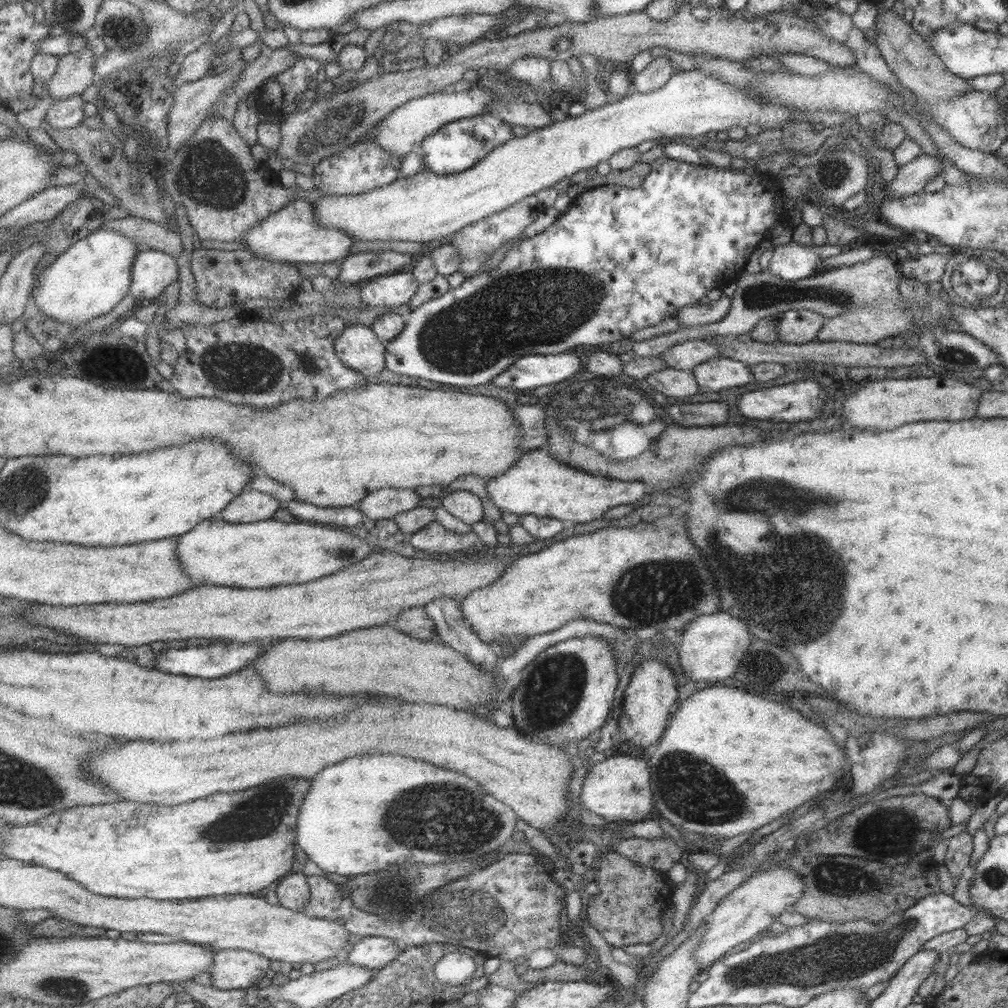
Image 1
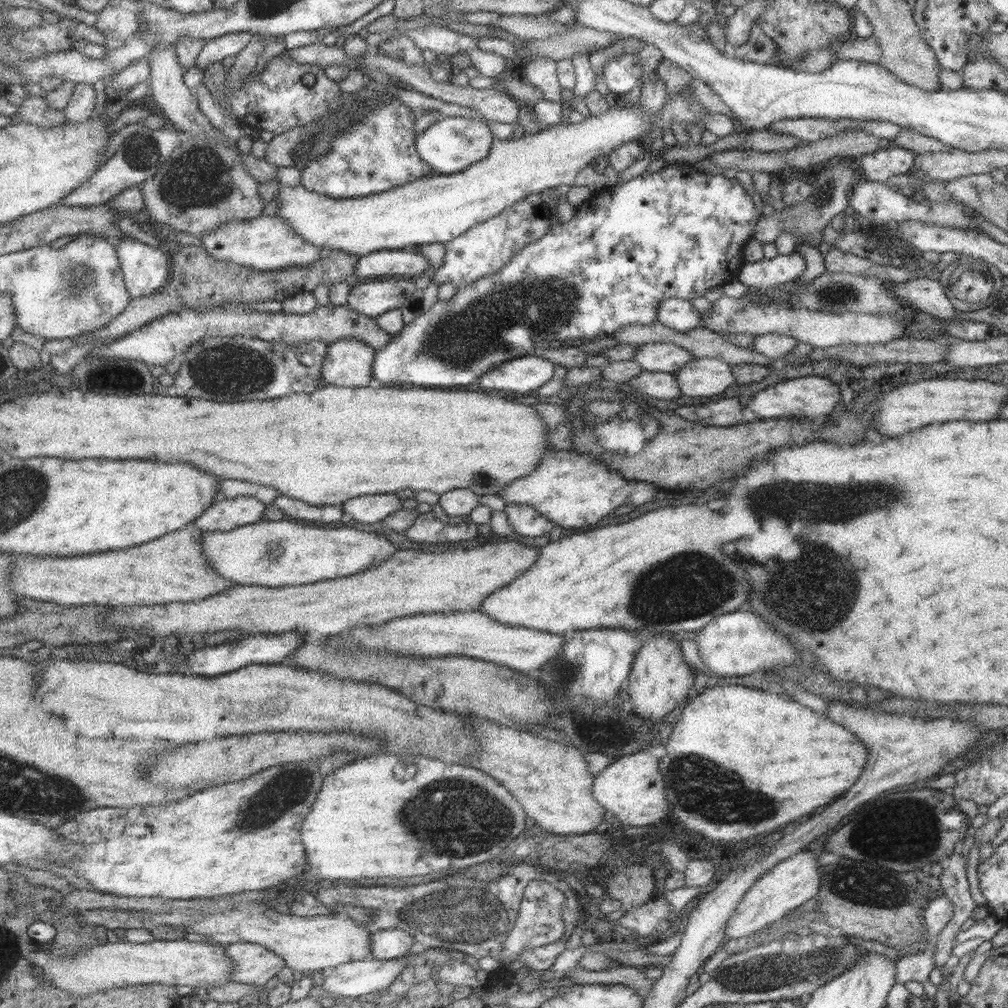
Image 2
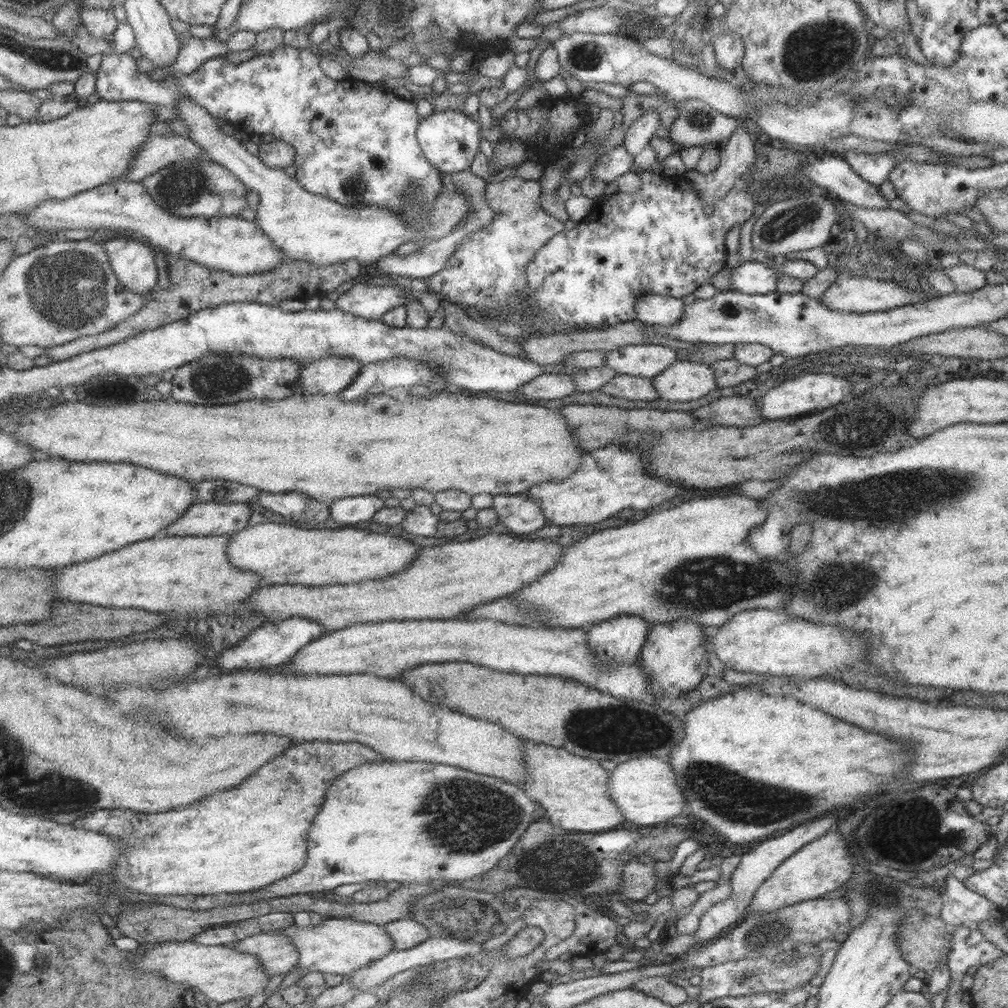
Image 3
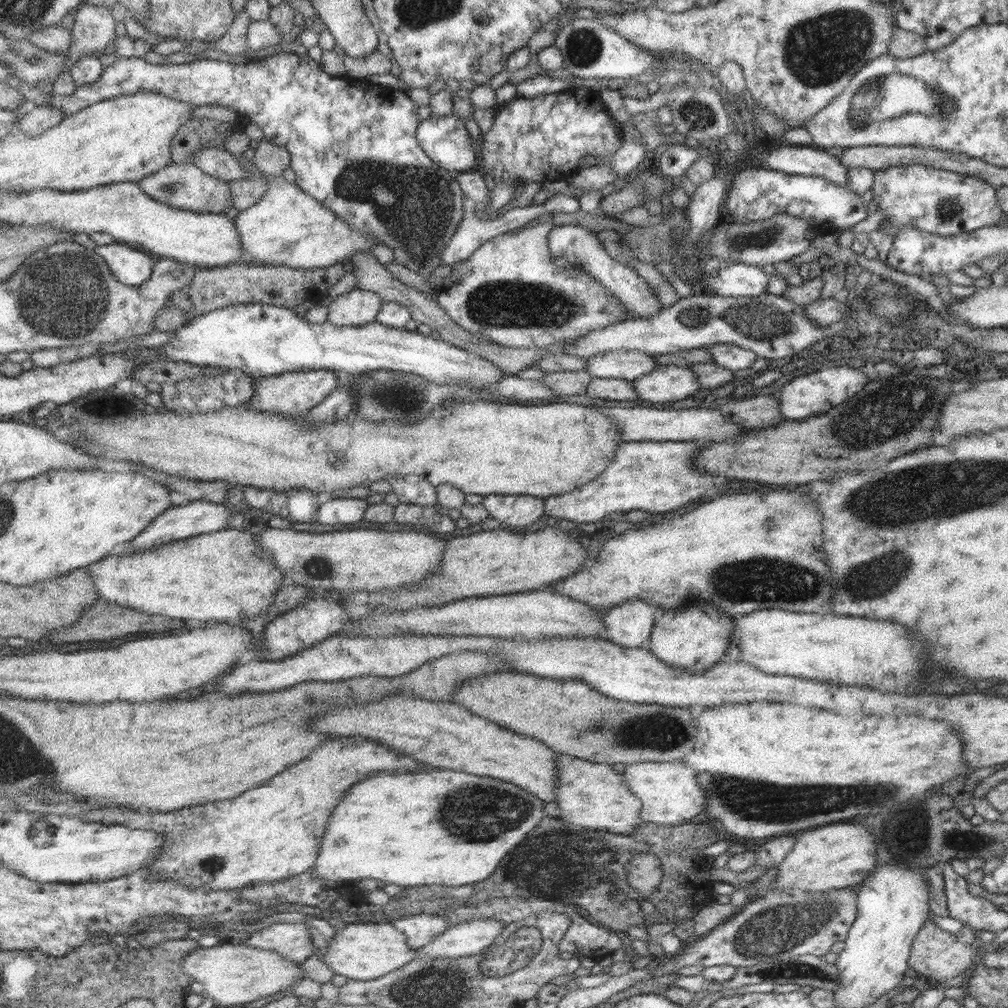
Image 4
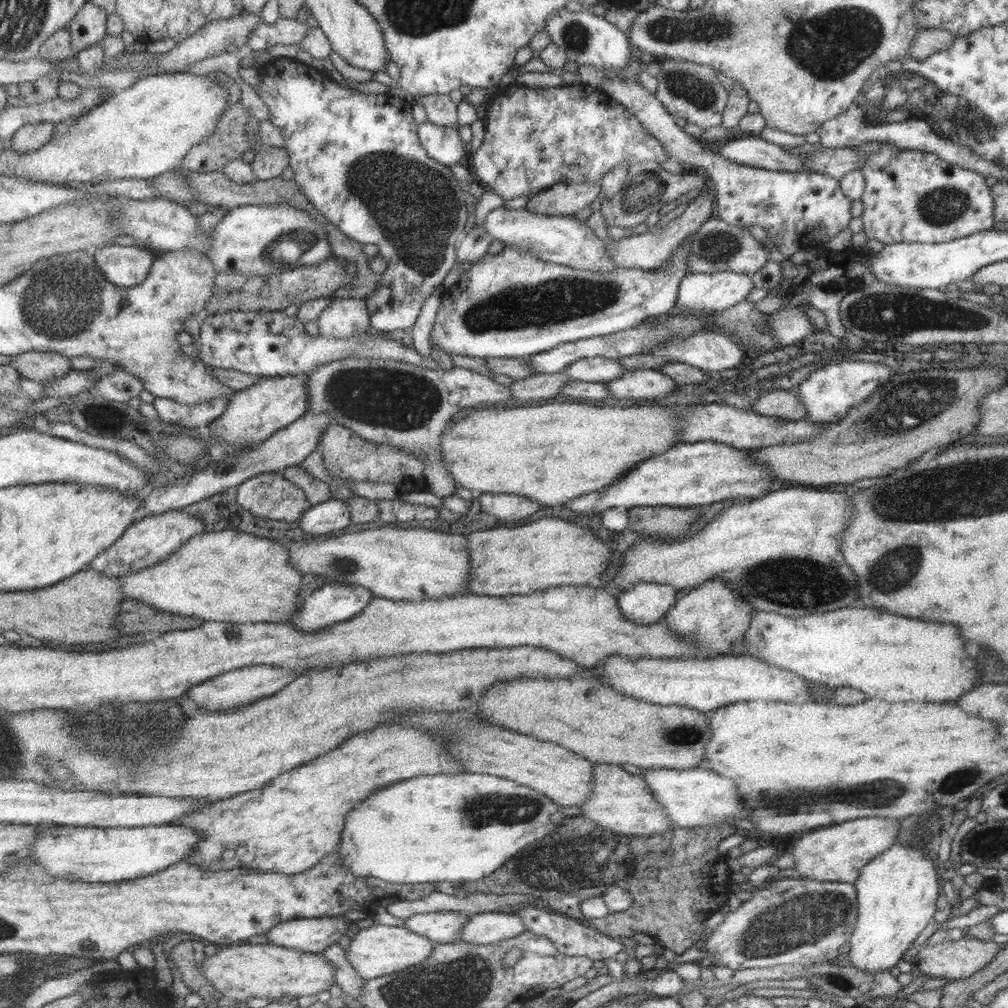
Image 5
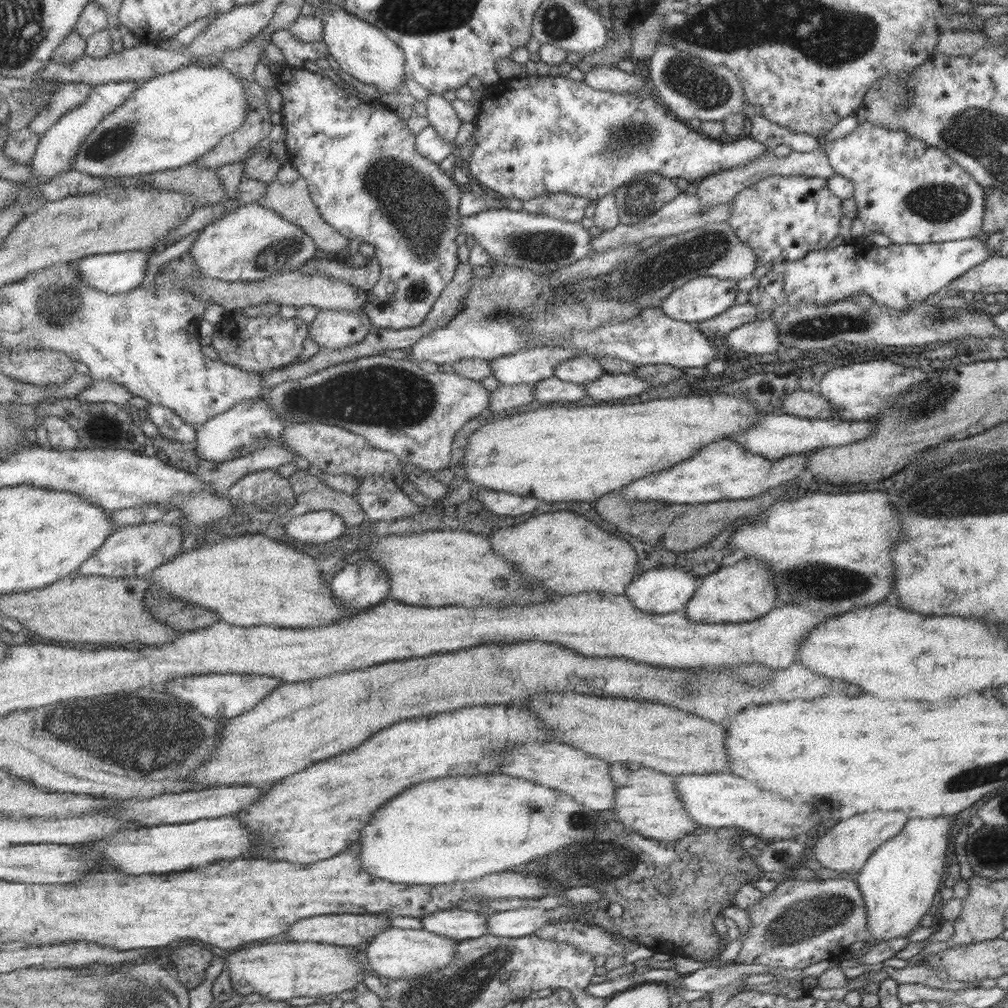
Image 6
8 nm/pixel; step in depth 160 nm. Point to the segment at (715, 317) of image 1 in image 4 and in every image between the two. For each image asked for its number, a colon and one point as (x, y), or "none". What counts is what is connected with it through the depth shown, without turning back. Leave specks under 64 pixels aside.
2: (677, 314)
3: (651, 309)
4: (577, 244)

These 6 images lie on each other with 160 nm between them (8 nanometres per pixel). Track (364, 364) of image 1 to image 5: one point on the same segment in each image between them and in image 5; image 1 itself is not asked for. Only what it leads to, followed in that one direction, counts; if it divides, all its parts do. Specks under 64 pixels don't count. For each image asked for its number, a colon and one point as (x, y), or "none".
2: (349, 363)
3: (332, 375)
4: (295, 393)
5: (253, 415)

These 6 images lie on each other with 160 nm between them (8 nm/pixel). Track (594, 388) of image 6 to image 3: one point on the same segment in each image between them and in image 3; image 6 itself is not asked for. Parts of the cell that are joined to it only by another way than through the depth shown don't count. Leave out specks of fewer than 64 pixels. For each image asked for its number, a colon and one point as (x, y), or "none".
3: (681, 381)
4: (667, 383)
5: (641, 384)

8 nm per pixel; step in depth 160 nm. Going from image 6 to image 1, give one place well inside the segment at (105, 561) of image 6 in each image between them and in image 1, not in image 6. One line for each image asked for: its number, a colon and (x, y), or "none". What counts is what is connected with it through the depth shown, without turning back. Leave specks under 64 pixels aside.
1: (251, 505)
2: (228, 514)
3: (203, 519)
4: (199, 517)
5: (153, 538)

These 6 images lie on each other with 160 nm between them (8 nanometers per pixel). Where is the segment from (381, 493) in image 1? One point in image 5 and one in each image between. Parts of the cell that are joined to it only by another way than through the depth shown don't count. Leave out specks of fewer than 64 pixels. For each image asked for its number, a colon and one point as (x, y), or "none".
2: (369, 509)
3: (350, 510)
4: (341, 510)
5: (325, 519)

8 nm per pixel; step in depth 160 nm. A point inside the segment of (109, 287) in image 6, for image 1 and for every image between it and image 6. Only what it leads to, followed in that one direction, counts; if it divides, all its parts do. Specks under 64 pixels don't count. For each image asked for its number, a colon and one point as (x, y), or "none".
1: (152, 271)
2: (147, 270)
3: (134, 263)
4: (130, 264)
5: (127, 266)

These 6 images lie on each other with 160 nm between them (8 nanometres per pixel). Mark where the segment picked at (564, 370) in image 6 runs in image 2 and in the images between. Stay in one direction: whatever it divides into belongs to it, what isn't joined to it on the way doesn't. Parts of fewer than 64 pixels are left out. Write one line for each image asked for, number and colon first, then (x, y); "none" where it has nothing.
2: (654, 357)
3: (647, 360)
4: (627, 365)
5: (596, 369)

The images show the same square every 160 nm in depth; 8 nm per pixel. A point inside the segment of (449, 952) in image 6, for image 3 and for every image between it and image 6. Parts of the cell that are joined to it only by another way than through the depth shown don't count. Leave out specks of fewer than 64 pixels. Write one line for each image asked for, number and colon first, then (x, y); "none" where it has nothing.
3: (342, 947)
4: (366, 951)
5: (380, 950)

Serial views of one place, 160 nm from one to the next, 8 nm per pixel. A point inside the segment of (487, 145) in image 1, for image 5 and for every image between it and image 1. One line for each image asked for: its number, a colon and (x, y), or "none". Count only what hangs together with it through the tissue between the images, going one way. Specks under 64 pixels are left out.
2: (452, 143)
3: (449, 139)
4: (444, 139)
5: (443, 144)

